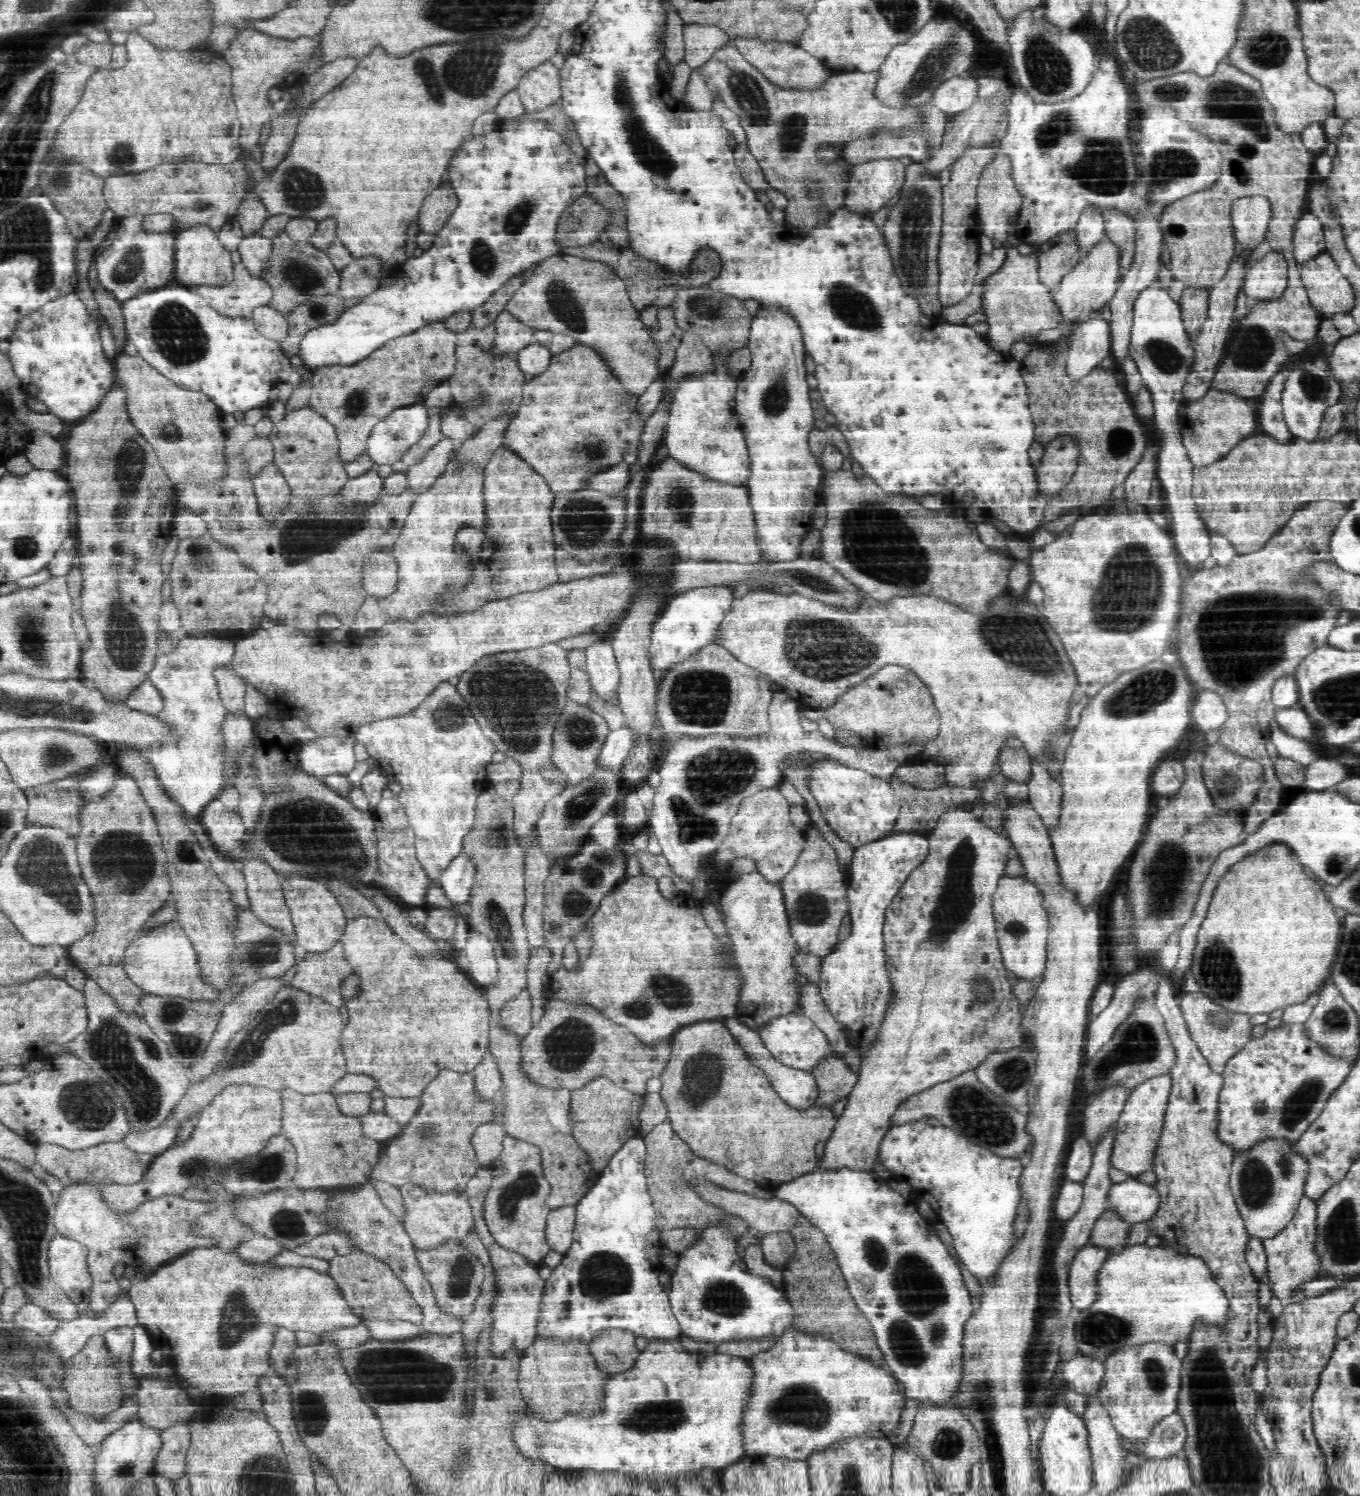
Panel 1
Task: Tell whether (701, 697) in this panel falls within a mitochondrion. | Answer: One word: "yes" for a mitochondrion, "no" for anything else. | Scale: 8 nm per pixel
yes

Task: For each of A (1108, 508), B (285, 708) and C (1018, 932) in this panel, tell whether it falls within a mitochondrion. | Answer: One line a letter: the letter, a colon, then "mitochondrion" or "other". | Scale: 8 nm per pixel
A: other
B: other
C: mitochondrion

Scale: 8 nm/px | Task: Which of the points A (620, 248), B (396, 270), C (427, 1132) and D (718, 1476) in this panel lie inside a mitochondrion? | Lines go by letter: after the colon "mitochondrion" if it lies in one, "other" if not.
A: other
B: other
C: mitochondrion
D: other

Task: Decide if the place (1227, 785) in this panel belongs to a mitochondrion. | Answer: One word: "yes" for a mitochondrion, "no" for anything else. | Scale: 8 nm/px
yes

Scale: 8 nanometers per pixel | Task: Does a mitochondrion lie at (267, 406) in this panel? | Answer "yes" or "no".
no

